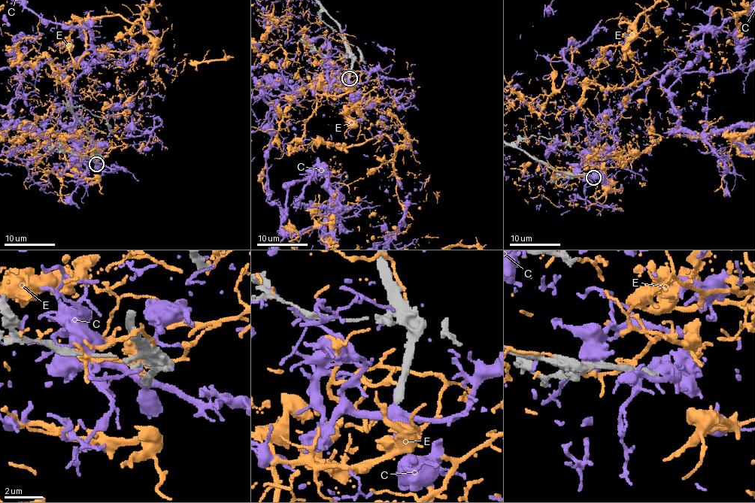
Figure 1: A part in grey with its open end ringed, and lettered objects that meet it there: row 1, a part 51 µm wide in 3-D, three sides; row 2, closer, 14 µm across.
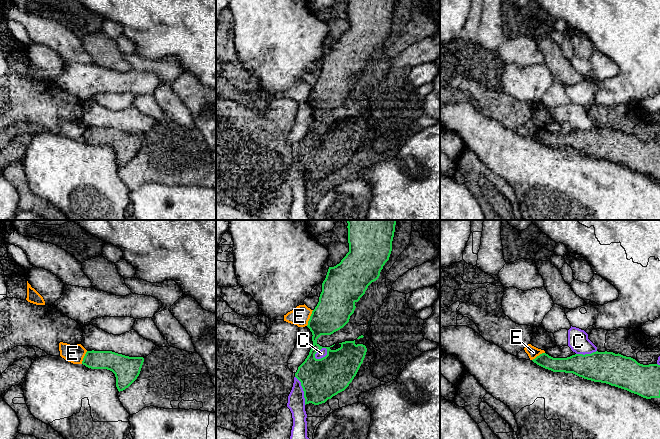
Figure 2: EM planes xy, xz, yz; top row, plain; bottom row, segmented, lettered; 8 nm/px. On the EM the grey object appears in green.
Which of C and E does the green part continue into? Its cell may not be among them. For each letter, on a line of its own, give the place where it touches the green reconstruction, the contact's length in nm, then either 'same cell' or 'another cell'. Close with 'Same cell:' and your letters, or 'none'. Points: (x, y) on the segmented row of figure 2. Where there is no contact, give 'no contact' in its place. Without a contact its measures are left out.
C: xz (319, 349) | 130 nm | another cell
E: xz (310, 318) | 140 nm | another cell
Same cell: none

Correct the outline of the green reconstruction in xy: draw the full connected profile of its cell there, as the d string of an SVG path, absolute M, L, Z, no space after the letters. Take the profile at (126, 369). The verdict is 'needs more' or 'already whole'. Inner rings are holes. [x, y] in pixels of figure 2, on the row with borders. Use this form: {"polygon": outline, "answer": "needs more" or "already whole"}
{"polygon": "M87 351L82 364L91 369L107 369L116 377L118 391L128 388L139 376L143 357L129 357L112 351Z", "answer": "already whole"}

